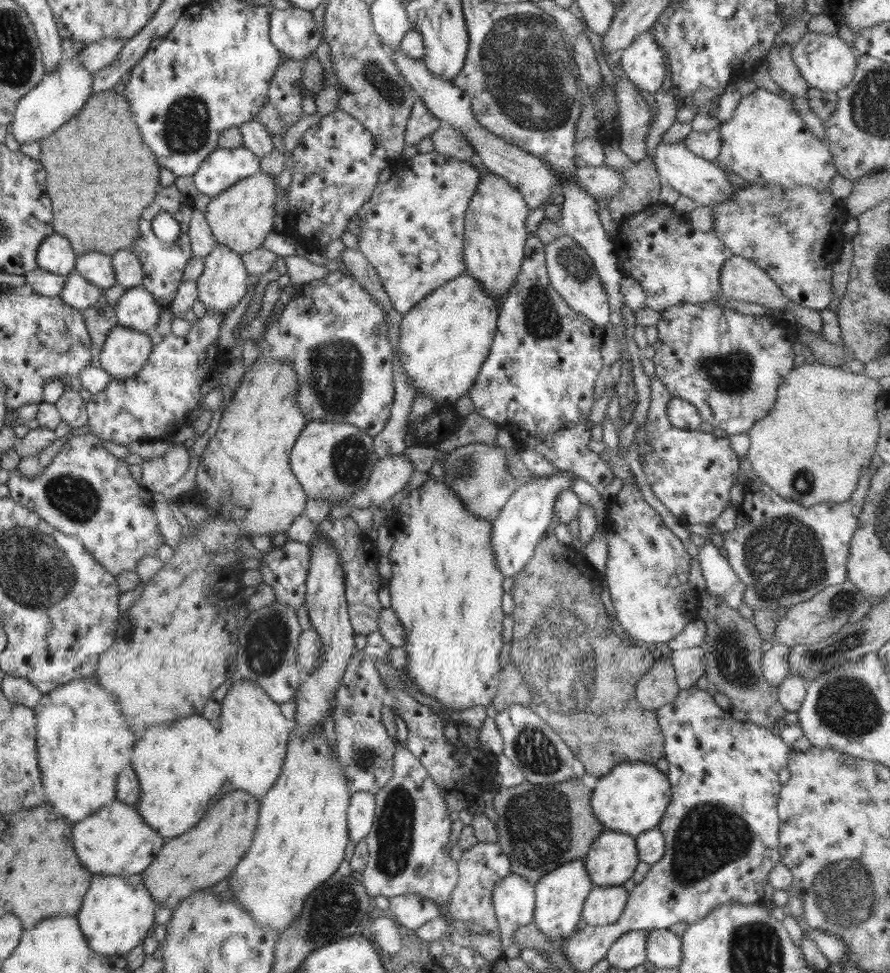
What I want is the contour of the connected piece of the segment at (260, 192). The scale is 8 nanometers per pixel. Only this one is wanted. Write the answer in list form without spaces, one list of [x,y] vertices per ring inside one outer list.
[[[259,170],[256,174],[240,180],[212,199],[204,211],[206,222],[215,240],[225,244],[228,249],[232,249],[240,257],[262,247],[266,236],[274,231],[276,186],[272,176]]]

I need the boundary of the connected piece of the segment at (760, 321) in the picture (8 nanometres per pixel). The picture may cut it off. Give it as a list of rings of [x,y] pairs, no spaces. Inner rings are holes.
[[[720,297],[698,304],[678,304],[661,311],[655,324],[658,328],[656,342],[652,343],[655,376],[668,389],[672,397],[683,399],[698,409],[704,422],[726,430],[729,435],[746,434],[753,424],[774,408],[777,390],[788,373],[800,361],[792,344],[798,340],[798,326],[783,325],[767,316],[742,314],[732,310]]]

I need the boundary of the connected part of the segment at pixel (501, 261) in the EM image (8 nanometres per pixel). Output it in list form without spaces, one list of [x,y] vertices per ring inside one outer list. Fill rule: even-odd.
[[[490,173],[480,178],[474,197],[470,201],[469,207],[465,212],[465,231],[464,231],[464,263],[465,272],[471,274],[482,286],[483,290],[490,296],[495,296],[497,300],[503,300],[504,296],[515,285],[522,260],[524,259],[524,248],[526,239],[526,217],[528,216],[528,205],[523,197],[514,189],[502,176]]]

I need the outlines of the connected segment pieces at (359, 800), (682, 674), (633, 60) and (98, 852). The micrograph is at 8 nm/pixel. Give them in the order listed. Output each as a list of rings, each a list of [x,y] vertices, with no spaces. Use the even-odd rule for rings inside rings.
[[[355,792],[350,797],[347,810],[348,836],[358,844],[371,831],[375,815],[375,795],[371,792]]]
[[[698,647],[672,651],[670,656],[675,671],[675,682],[680,689],[694,687],[705,675],[705,652]]]
[[[650,30],[637,36],[619,56],[627,78],[639,90],[656,93],[662,88],[666,64],[662,49]]]
[[[117,798],[110,806],[102,807],[84,820],[75,822],[72,840],[79,861],[92,875],[114,874],[120,877],[144,872],[166,842],[166,839],[144,822],[135,807],[124,804]]]

